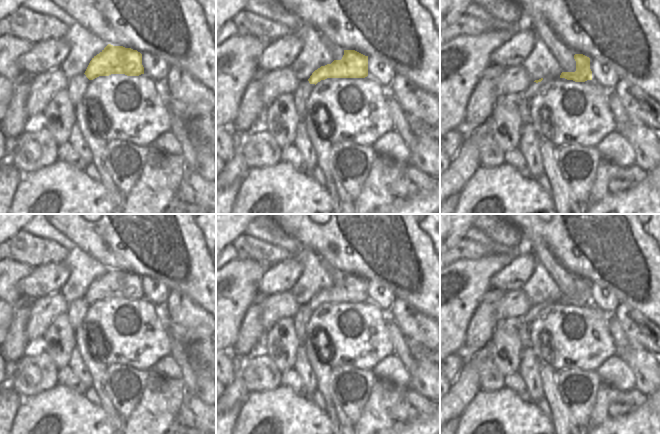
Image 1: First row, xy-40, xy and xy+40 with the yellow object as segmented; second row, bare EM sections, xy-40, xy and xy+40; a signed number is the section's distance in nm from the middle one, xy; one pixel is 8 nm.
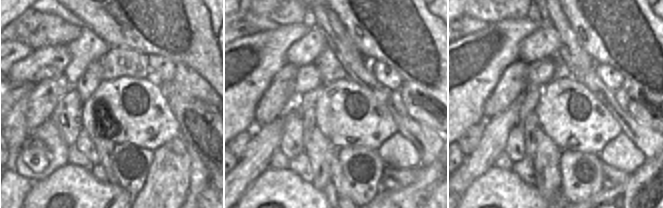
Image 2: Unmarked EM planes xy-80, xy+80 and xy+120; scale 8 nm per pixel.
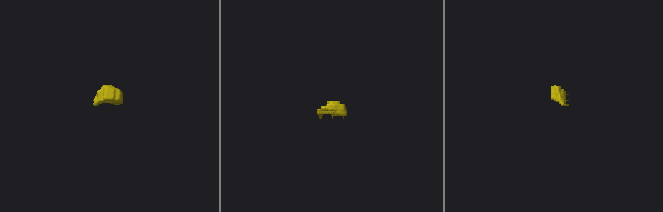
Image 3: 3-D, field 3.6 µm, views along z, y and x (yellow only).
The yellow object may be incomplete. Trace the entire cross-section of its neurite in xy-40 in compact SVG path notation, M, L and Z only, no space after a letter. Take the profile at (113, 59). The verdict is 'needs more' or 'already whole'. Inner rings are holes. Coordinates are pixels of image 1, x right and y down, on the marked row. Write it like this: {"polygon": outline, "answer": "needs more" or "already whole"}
{"polygon": "M108 44L92 58L84 74L89 80L111 74L139 76L144 74L142 54L131 48Z", "answer": "already whole"}

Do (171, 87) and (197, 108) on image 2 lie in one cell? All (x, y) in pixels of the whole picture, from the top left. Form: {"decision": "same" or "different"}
{"decision": "same"}

